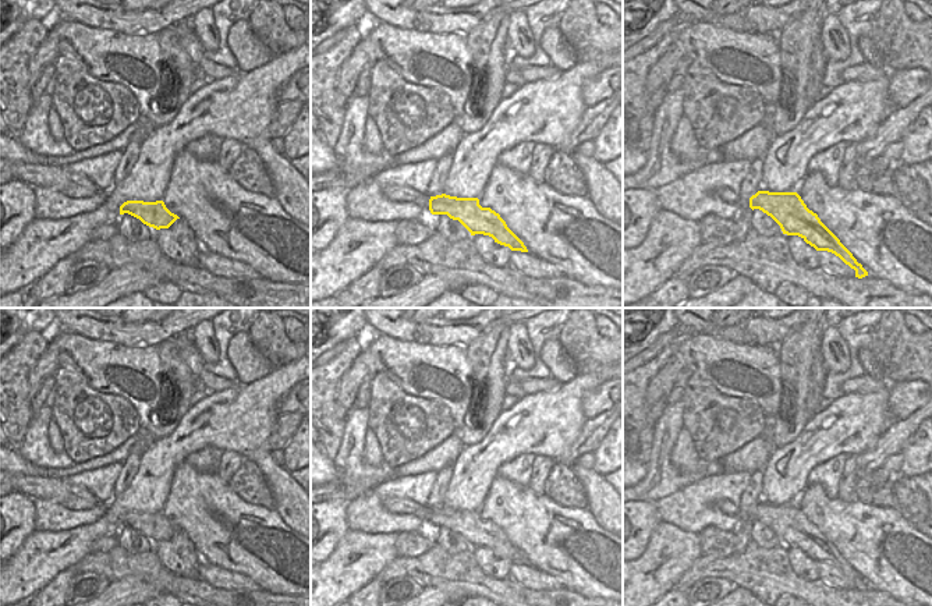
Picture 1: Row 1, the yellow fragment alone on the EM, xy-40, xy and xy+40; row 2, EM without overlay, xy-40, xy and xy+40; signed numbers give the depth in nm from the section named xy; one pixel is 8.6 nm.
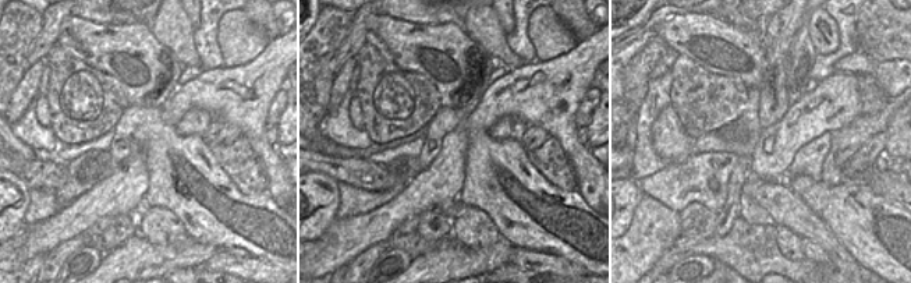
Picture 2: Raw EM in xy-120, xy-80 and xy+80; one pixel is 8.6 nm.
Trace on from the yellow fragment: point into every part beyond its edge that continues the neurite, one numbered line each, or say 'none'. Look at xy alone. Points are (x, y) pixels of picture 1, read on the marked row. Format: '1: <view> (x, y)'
1: xy (394, 192)

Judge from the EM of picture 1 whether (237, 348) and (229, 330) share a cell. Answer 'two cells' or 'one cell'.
two cells

